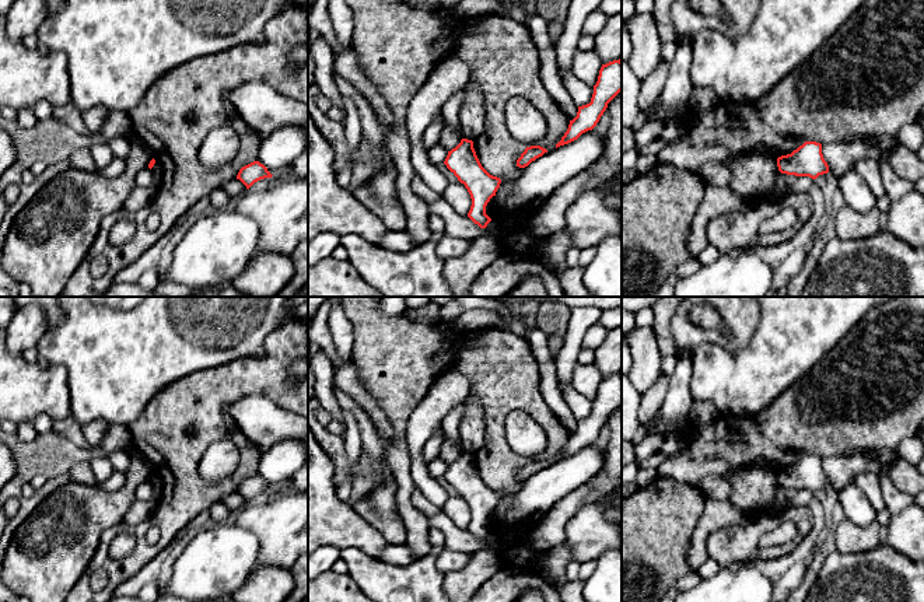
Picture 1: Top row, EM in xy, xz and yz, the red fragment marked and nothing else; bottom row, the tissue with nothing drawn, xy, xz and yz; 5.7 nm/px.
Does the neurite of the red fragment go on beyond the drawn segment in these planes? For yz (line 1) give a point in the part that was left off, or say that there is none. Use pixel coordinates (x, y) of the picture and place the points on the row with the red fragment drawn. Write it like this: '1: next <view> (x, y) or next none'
1: next none

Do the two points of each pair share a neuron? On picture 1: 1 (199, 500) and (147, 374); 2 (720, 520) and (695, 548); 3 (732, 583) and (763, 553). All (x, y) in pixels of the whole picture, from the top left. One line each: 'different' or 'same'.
1: different
2: same
3: different

